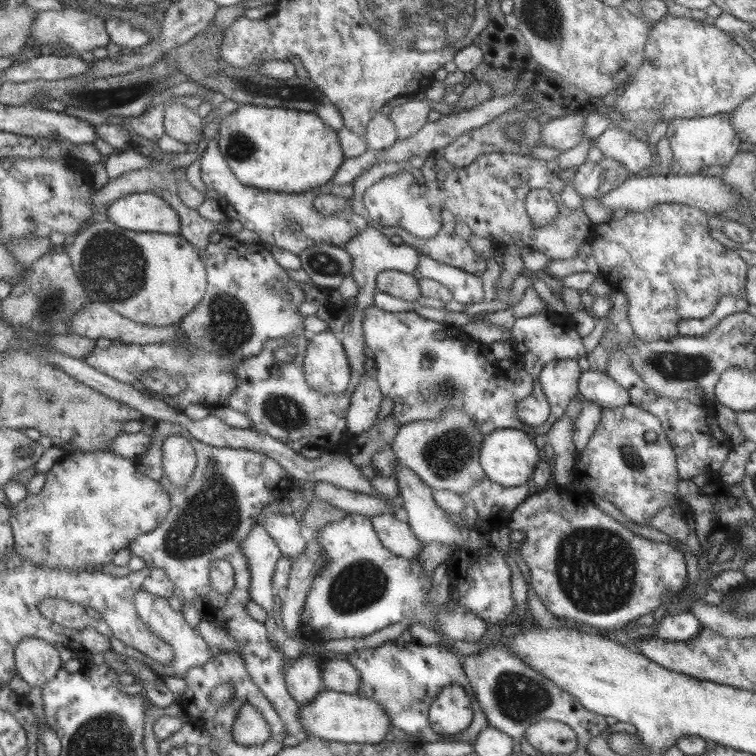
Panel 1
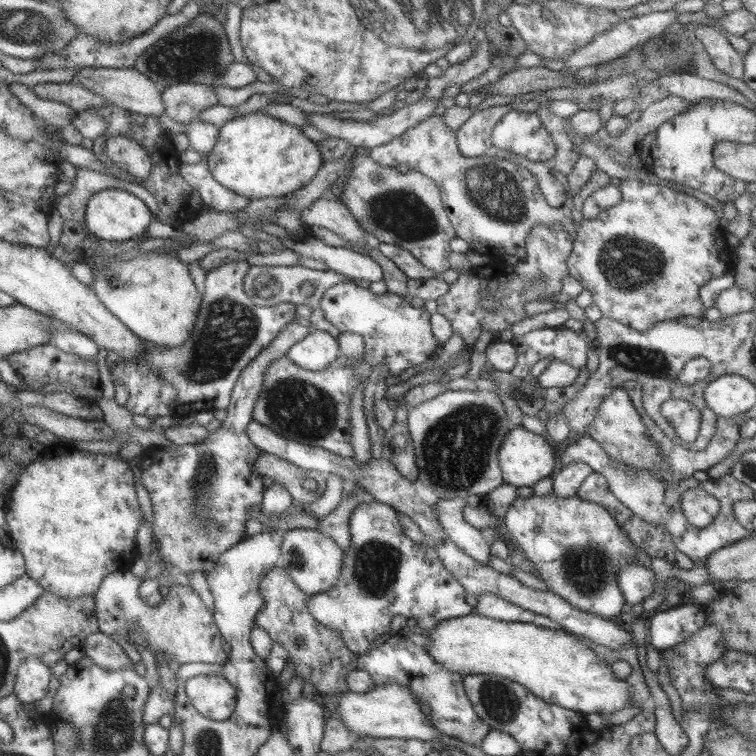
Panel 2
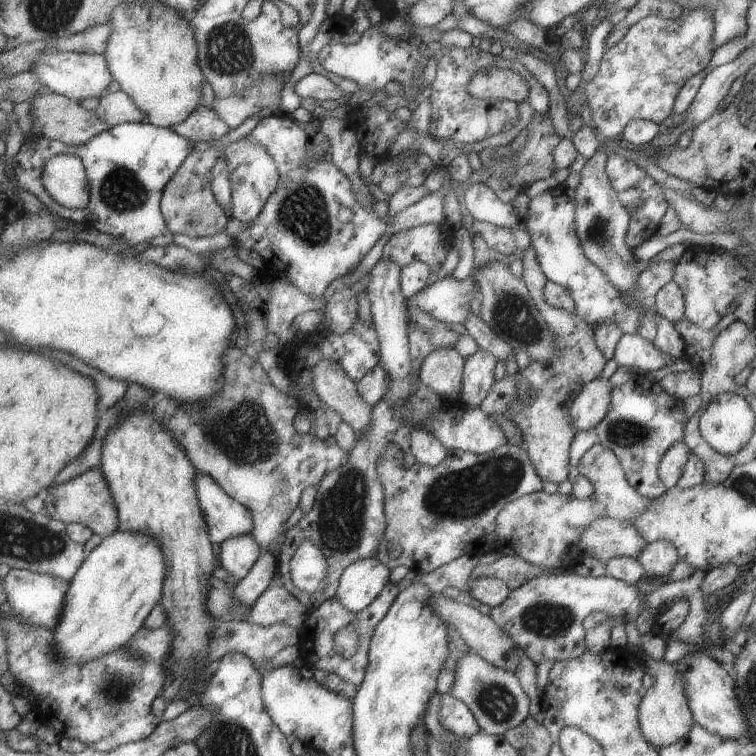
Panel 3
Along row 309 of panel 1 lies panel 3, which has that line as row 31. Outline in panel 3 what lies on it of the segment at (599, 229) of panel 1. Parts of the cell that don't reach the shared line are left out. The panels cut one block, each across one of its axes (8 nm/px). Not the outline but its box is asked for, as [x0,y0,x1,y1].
[582,7,713,141]

